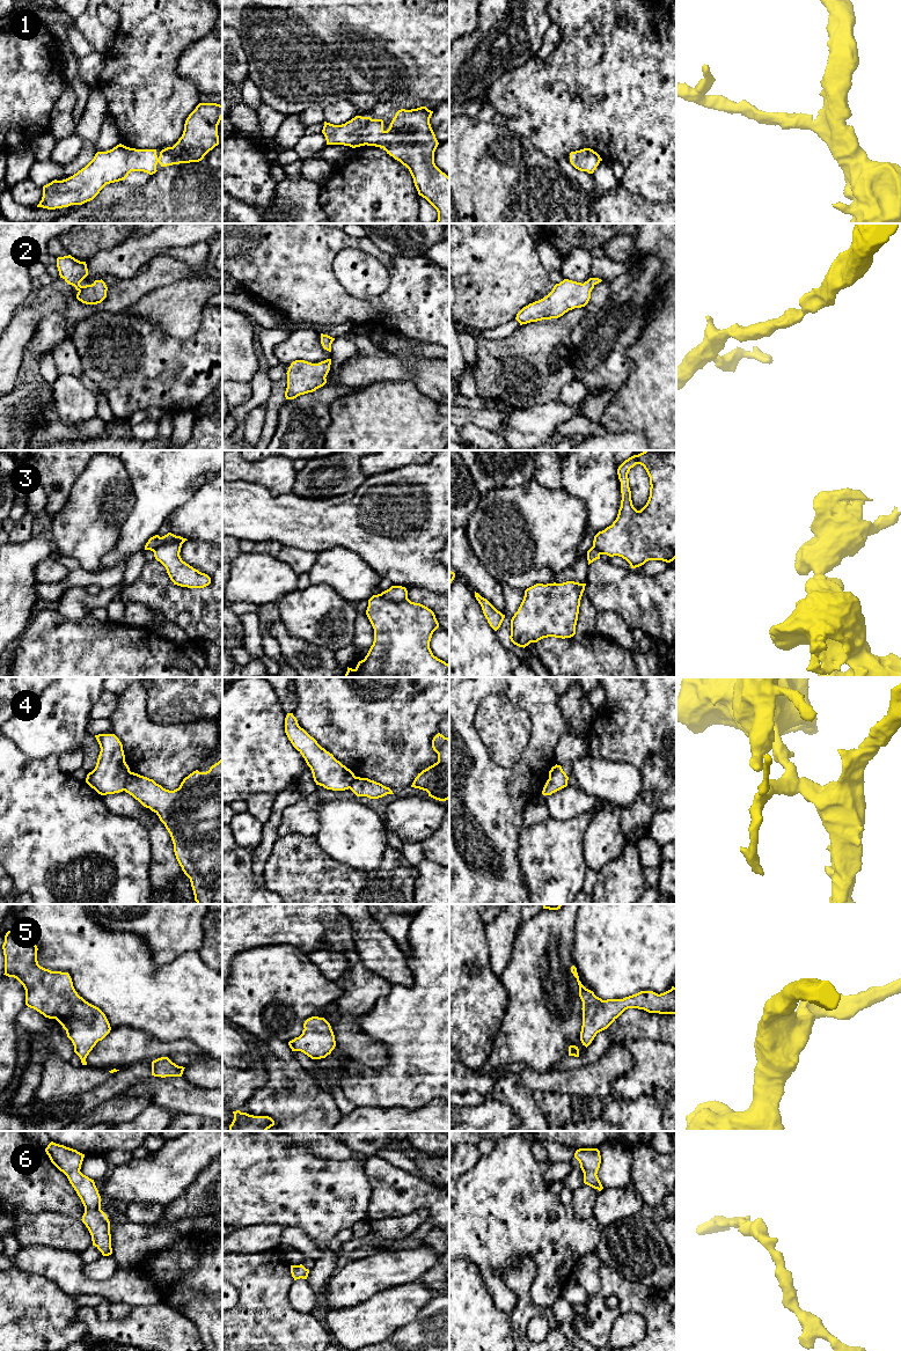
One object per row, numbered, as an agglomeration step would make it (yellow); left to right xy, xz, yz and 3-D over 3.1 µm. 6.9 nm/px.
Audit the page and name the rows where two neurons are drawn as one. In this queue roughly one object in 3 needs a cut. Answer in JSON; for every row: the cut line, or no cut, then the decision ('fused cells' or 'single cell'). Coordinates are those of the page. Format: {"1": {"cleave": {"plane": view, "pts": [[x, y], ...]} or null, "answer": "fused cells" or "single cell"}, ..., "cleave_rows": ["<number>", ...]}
{"1": {"cleave": null, "answer": "single cell"}, "2": {"cleave": null, "answer": "single cell"}, "3": {"cleave": {"plane": "xy", "pts": [[181, 543], [166, 542], [153, 551]]}, "answer": "fused cells"}, "4": {"cleave": {"plane": "xy", "pts": [[130, 771], [124, 790]]}, "answer": "fused cells"}, "5": {"cleave": null, "answer": "single cell"}, "6": {"cleave": null, "answer": "single cell"}, "cleave_rows": ["3", "4"]}

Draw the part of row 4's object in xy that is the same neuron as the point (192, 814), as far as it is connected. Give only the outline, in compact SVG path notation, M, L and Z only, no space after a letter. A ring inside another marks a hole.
M222 759L206 772L193 771L174 791L166 790L153 779L130 771L125 792L154 812L164 824L170 834L176 859L190 879L197 904L222 904Z

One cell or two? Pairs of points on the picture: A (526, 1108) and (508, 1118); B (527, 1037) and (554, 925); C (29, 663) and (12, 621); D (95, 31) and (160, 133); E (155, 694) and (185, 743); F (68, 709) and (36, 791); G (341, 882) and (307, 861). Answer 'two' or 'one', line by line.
A: two
B: one
C: two
D: two
E: two
F: two
G: one

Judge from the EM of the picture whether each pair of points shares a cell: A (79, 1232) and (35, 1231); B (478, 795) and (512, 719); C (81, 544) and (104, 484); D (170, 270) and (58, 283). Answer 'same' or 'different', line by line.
A: same
B: different
C: same
D: different

